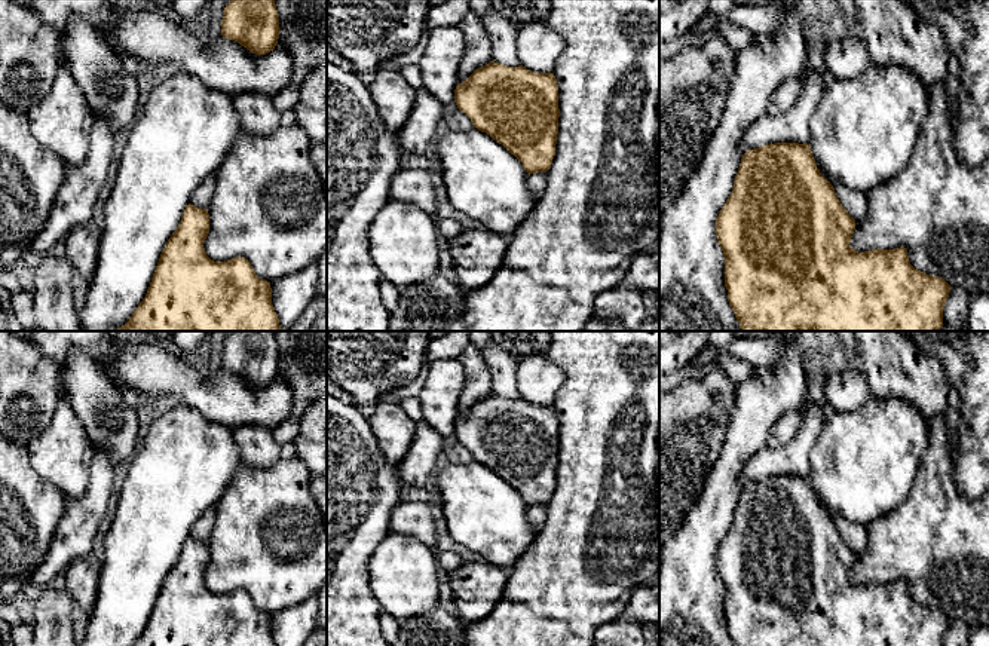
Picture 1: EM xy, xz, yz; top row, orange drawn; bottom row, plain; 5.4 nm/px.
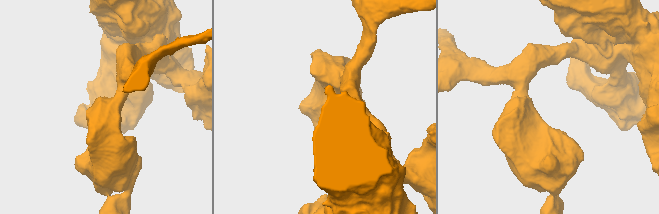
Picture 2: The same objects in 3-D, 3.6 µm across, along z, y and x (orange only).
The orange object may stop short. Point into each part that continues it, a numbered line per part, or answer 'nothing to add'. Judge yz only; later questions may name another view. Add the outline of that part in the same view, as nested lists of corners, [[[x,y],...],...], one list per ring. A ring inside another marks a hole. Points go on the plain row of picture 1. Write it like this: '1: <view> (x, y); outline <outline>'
nothing to add

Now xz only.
nothing to add

